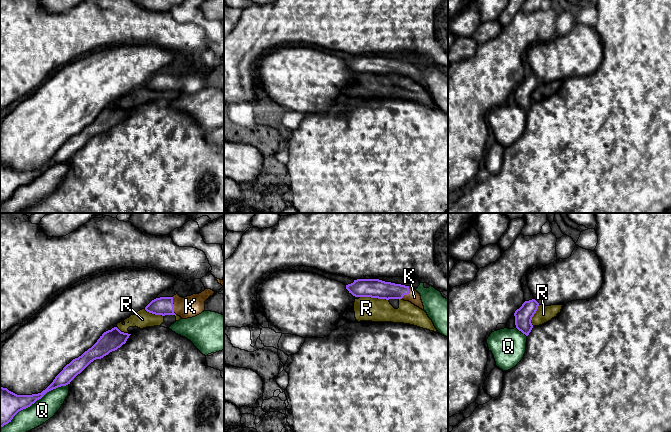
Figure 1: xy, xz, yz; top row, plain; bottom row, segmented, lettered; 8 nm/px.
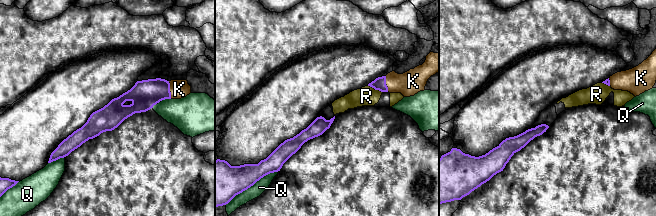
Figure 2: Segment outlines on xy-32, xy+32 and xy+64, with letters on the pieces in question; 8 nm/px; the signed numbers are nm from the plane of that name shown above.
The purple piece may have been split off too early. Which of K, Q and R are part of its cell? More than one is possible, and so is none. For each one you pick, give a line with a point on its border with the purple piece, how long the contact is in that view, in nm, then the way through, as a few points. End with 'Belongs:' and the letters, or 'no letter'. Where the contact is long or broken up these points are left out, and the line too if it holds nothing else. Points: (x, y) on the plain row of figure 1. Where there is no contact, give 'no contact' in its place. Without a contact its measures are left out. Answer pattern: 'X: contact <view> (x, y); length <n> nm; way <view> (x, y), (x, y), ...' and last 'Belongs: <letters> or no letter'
K: contact xy (173, 82); length 150 nm; way xy (163, 82), (173, 82), (190, 82)
Belongs: K

